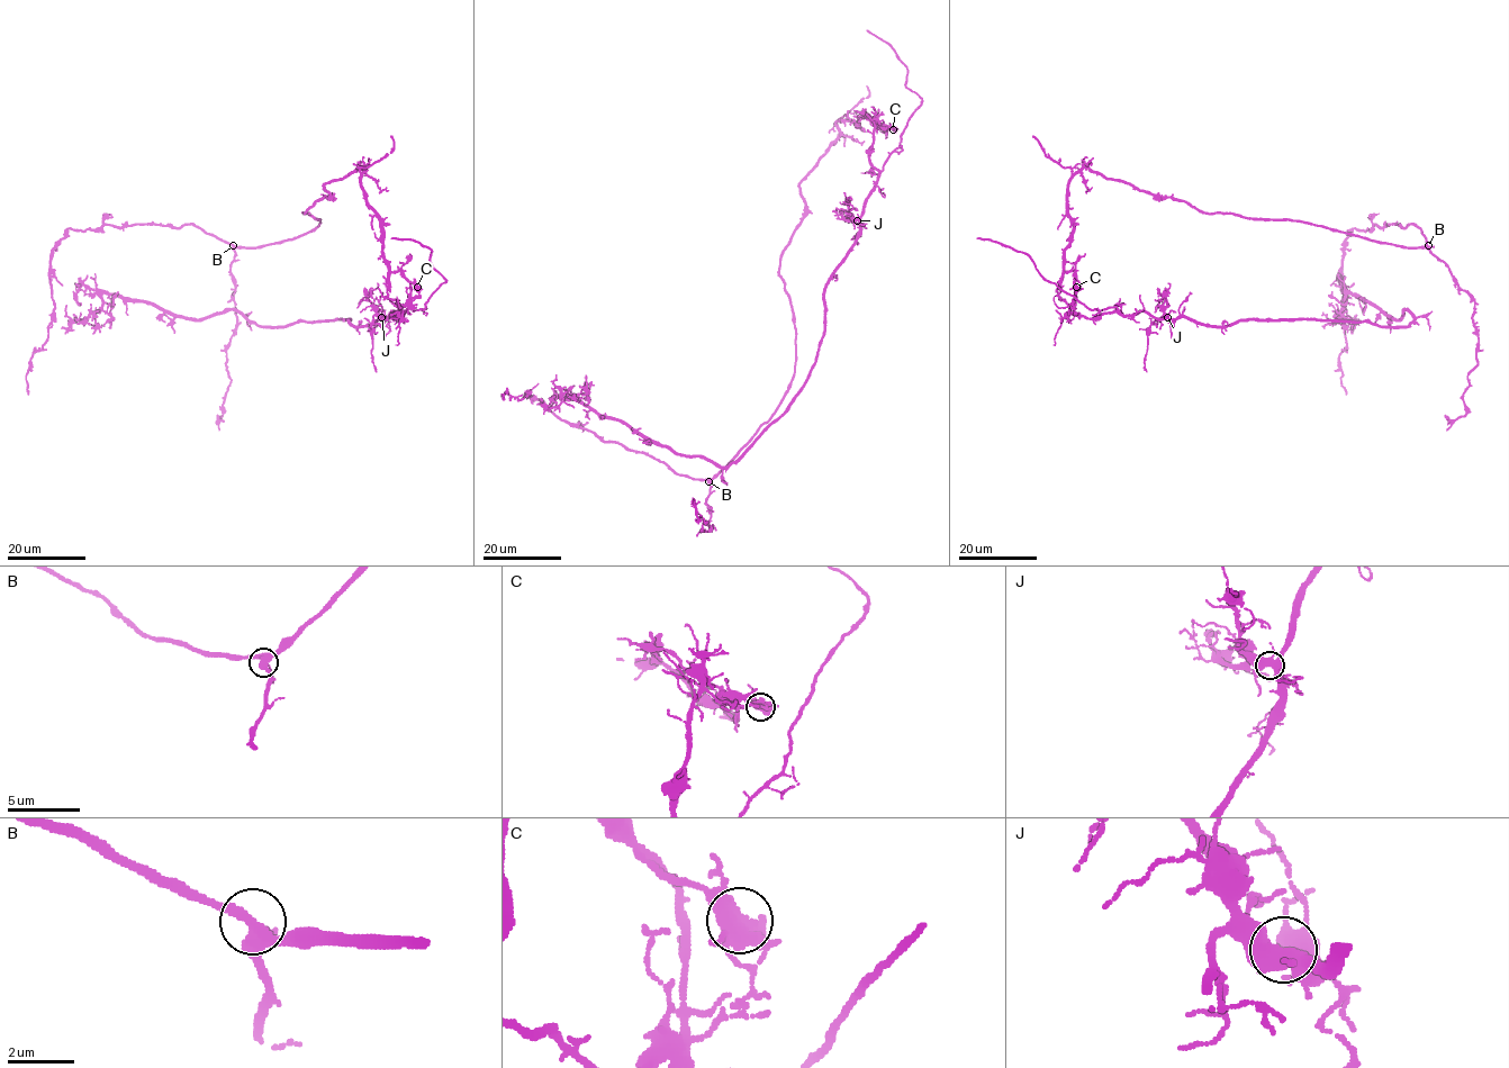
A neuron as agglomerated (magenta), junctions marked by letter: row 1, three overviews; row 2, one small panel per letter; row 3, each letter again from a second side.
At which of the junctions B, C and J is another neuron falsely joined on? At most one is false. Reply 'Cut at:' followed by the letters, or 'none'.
Cut at: C

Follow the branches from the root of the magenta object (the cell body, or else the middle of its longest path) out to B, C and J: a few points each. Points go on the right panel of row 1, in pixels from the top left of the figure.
B: (1071, 180), (1089, 168), (1151, 195), (1172, 196), (1205, 213), (1299, 219), (1407, 247), (1428, 245)
C: (1071, 180), (1067, 216), (1073, 224), (1073, 237), (1065, 250), (1064, 270), (1074, 272), (1075, 287)
J: (1071, 180), (1067, 216), (1073, 237), (1065, 250), (1058, 297), (1074, 314), (1089, 318), (1116, 311), (1167, 317)

